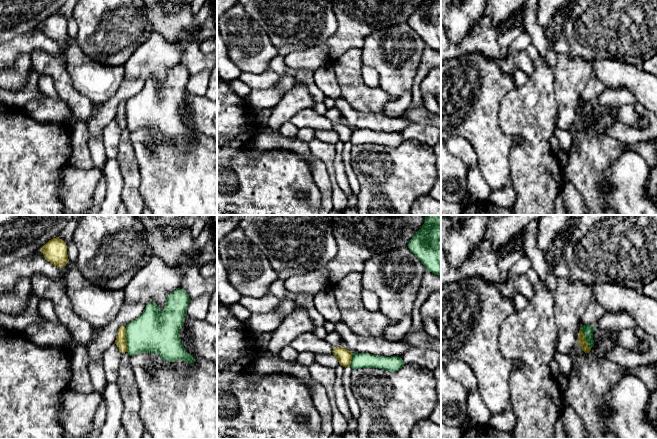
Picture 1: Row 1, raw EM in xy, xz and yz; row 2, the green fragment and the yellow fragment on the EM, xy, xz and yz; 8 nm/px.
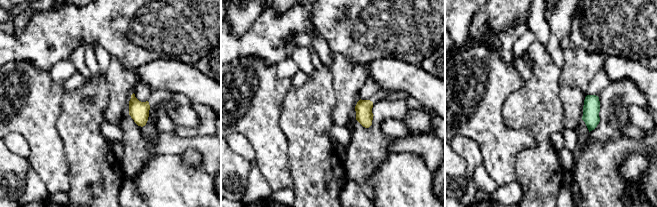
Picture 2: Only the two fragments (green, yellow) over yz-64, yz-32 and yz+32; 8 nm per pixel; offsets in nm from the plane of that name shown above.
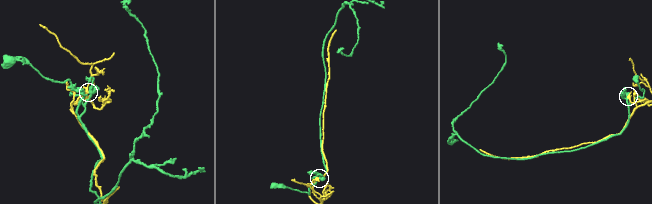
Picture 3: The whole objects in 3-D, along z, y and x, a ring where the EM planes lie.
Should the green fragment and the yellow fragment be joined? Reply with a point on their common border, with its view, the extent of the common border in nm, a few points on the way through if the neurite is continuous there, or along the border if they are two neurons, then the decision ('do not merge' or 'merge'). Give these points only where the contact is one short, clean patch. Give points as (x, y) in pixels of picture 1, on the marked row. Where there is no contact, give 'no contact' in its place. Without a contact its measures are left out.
meets green in xy at (127, 340); contact 190 nm long; border along xy (125, 328), (128, 351); do not merge

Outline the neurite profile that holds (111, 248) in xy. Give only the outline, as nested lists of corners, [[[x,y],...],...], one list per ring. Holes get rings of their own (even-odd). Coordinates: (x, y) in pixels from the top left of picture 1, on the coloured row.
[[[82,215],[73,239],[78,248],[74,265],[87,280],[104,289],[124,290],[152,257],[145,228],[134,215]]]

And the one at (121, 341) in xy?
[[[121,326],[118,329],[115,344],[117,345],[119,351],[122,354],[125,352],[128,352],[127,339],[126,339],[126,328],[124,326]]]

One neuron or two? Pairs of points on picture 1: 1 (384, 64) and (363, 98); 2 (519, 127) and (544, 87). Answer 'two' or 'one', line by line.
1: two
2: one

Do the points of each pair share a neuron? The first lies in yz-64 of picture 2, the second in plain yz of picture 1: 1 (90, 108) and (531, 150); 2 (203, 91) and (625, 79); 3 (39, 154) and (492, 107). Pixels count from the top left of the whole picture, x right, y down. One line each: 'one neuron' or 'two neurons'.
1: one neuron
2: one neuron
3: one neuron

